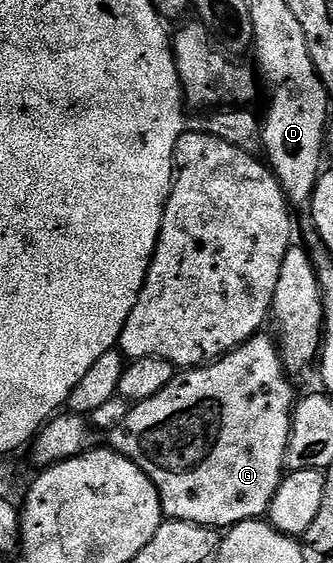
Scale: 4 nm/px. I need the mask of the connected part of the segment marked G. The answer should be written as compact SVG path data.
M266 334L253 336L248 342L244 342L239 348L233 348L228 355L213 360L211 364L204 364L201 368L188 368L179 371L172 378L172 382L168 382L168 386L164 386L164 390L160 390L160 394L156 394L156 398L148 398L144 402L133 405L128 418L124 418L124 422L119 428L108 433L109 447L113 448L115 452L124 454L124 458L136 462L136 466L140 466L140 470L144 474L148 474L148 478L154 483L160 494L162 514L167 520L192 522L209 528L229 530L245 520L265 517L270 511L270 503L276 490L282 484L286 468L286 451L290 441L290 427L294 421L296 403L294 388L290 385L289 379L291 380L291 377L282 365L282 354L278 351L277 343L271 337L269 340Z

